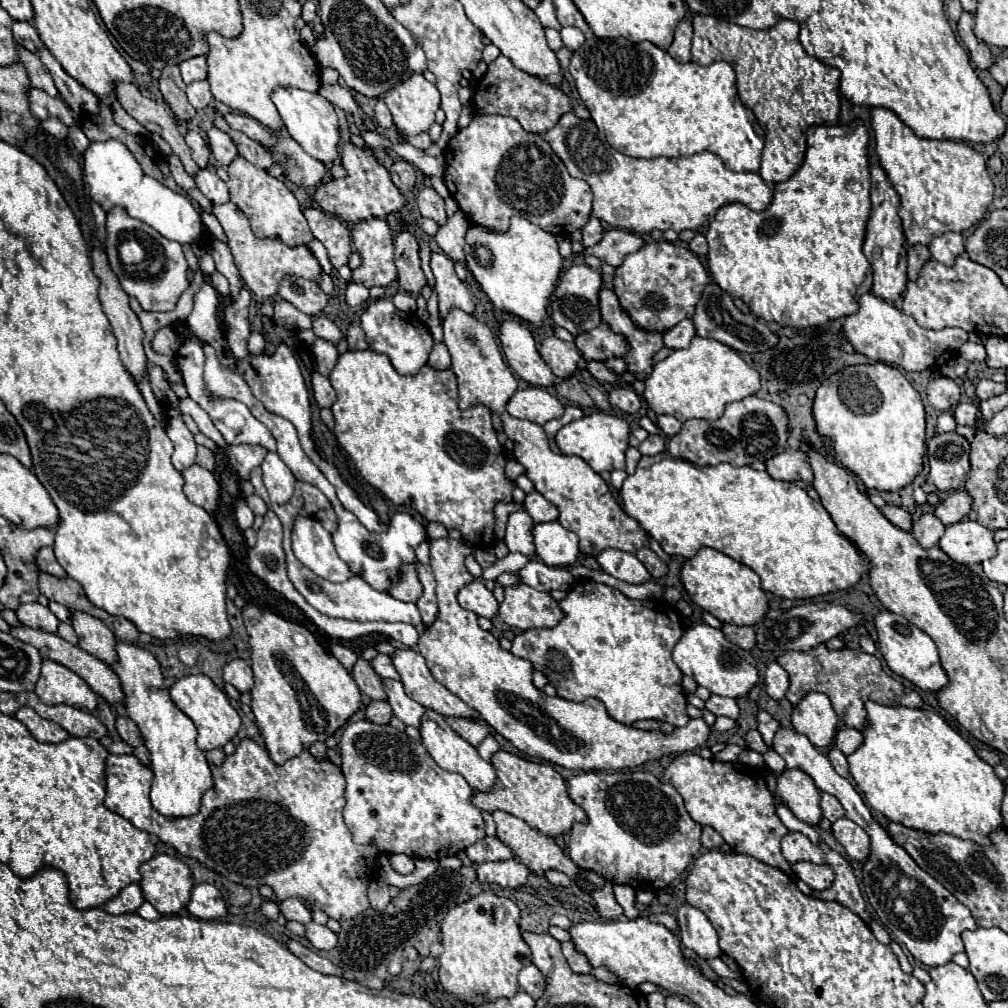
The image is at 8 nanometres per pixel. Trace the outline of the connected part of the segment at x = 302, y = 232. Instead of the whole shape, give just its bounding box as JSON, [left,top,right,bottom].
[229,156,313,246]

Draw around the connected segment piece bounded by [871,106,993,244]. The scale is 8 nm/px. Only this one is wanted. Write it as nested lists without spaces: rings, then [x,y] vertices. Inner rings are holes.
[[[871,108],[871,128],[875,134],[875,152],[879,156],[881,168],[885,170],[889,182],[899,192],[899,218],[903,222],[903,232],[909,244],[929,244],[935,236],[955,230],[963,232],[979,222],[987,214],[987,206],[993,200],[993,182],[989,178],[985,160],[965,142],[951,140],[925,140],[917,138],[913,130],[899,120],[889,108]]]

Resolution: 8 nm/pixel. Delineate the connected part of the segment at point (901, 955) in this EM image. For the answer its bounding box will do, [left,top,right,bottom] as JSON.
[889,942,911,974]

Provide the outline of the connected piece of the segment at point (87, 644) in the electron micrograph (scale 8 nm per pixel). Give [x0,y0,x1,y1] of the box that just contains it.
[71,610,117,664]

